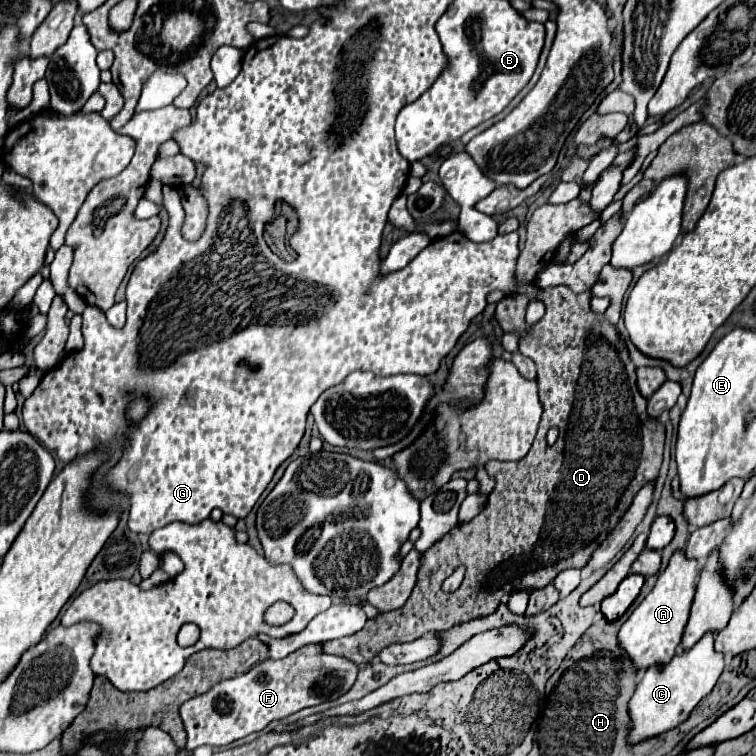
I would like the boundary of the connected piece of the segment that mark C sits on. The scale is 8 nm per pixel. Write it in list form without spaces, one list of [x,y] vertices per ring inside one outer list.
[[[706,634],[704,638],[700,638],[700,642],[696,642],[696,646],[692,646],[692,650],[688,650],[688,654],[680,650],[680,654],[676,654],[666,666],[660,666],[660,668],[650,666],[648,670],[642,672],[636,692],[628,704],[630,718],[632,718],[630,722],[632,732],[628,742],[636,744],[644,738],[662,734],[678,726],[680,722],[688,718],[694,706],[714,688],[726,662],[724,654],[716,654],[714,650],[714,636],[716,634]]]

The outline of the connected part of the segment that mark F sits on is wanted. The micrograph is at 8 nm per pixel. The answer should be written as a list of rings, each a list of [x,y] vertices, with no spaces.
[[[310,644],[282,660],[264,660],[250,672],[212,686],[206,694],[190,698],[180,706],[180,716],[188,734],[186,748],[194,750],[202,744],[226,746],[238,738],[262,730],[272,720],[286,718],[306,706],[336,700],[350,690],[358,674],[358,666],[340,656],[326,656],[320,644]]]

